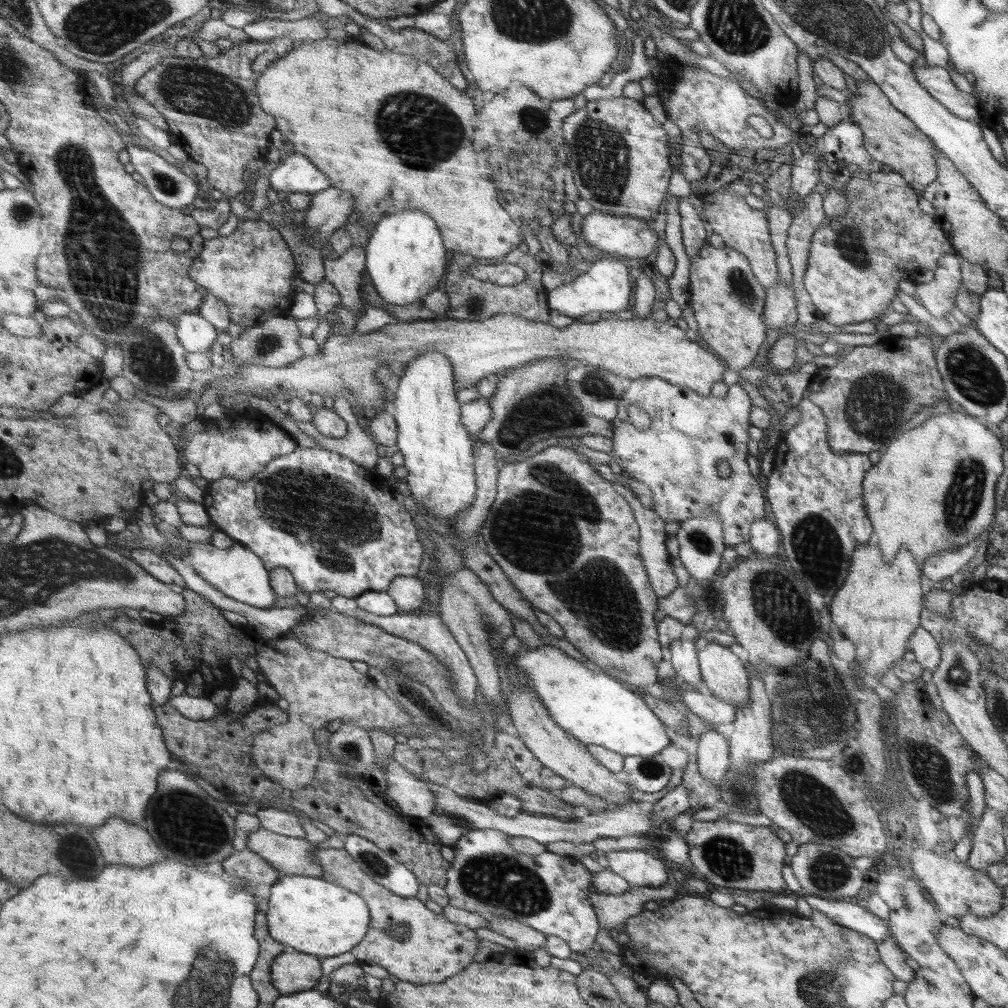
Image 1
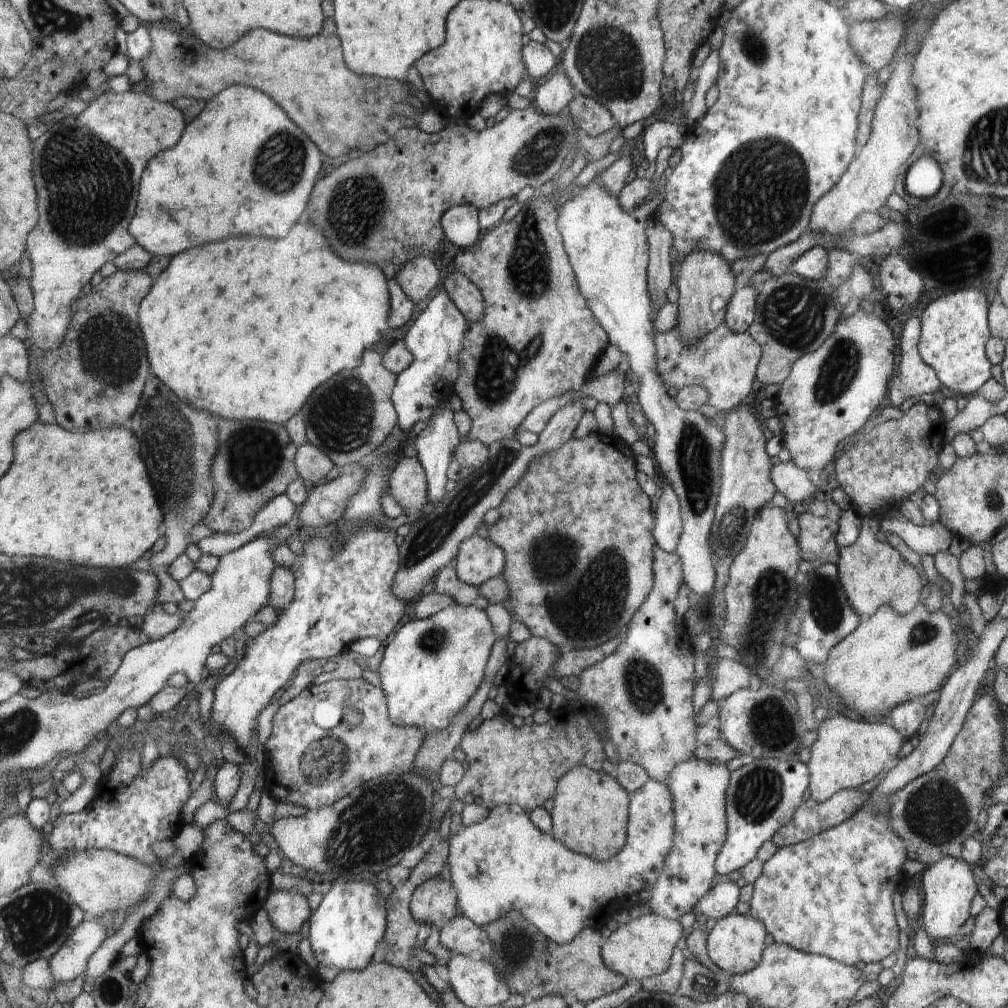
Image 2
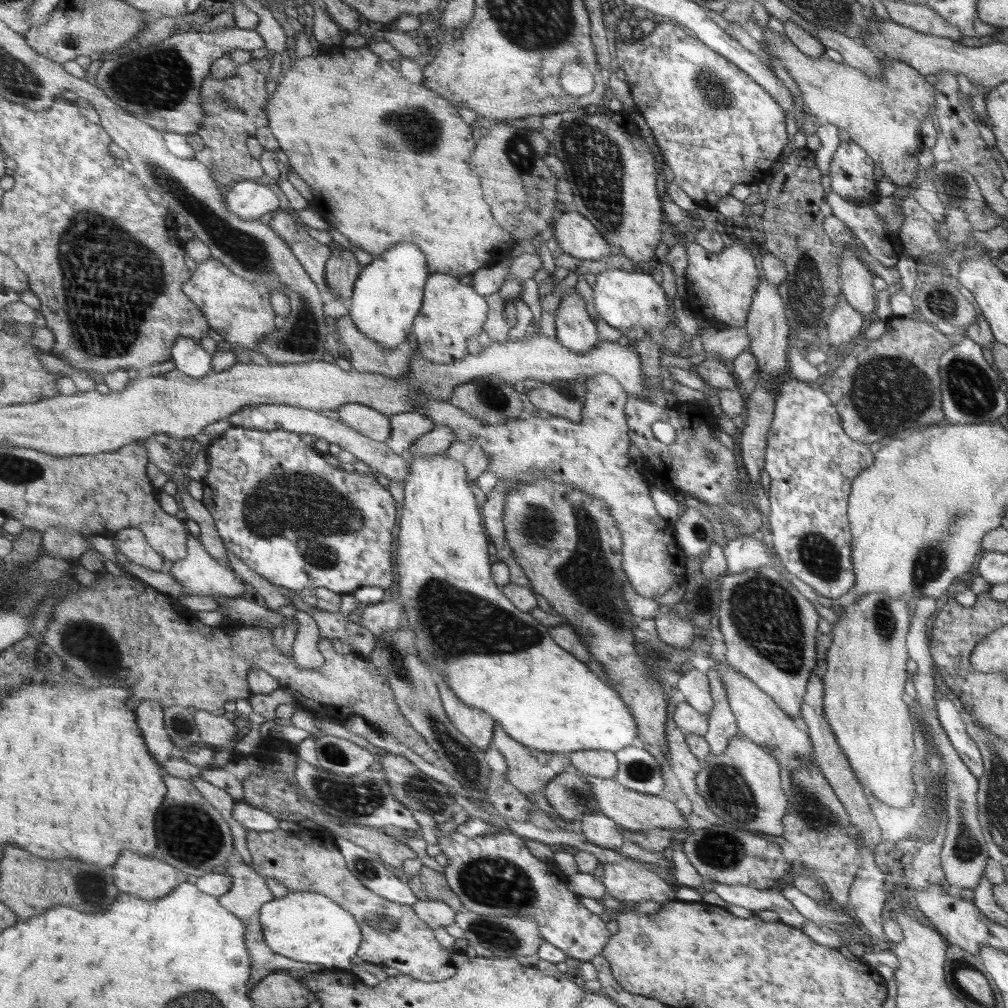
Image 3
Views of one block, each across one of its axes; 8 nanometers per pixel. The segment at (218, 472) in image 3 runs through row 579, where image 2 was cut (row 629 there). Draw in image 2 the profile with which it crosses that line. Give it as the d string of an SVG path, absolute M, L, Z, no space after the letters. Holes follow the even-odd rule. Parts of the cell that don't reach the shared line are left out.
M394 427L389 437L384 441L383 446L378 446L378 450L374 450L366 470L366 476L362 480L360 490L348 500L346 508L344 508L344 516L335 524L334 532L326 536L316 536L312 538L308 544L304 545L304 552L298 558L293 567L295 575L295 593L292 604L286 610L278 611L278 621L274 626L267 626L266 630L254 640L248 642L245 647L246 651L244 659L233 670L231 675L222 679L216 686L216 702L214 704L214 716L212 716L211 724L203 724L213 735L220 741L220 734L226 732L230 736L234 736L234 740L238 740L240 749L244 753L252 755L248 752L248 748L254 744L252 734L256 728L256 716L258 712L270 702L270 698L274 696L276 690L280 690L286 680L290 680L292 672L304 662L304 660L317 659L332 660L334 656L338 656L341 652L349 651L350 644L372 636L380 642L384 642L396 628L396 624L400 622L404 610L406 610L406 602L398 598L394 594L393 587L395 586L395 579L398 571L398 546L394 544L396 540L396 529L384 530L384 532L364 532L364 530L372 530L368 528L368 522L376 522L384 512L380 506L380 496L386 490L391 480L392 470L396 468L398 462L406 454L408 446L411 445L410 433L399 428ZM352 522L364 522L364 526L360 531L354 532L354 536L350 540L346 540L346 546L342 550L336 550L336 537L342 534L346 524Z

